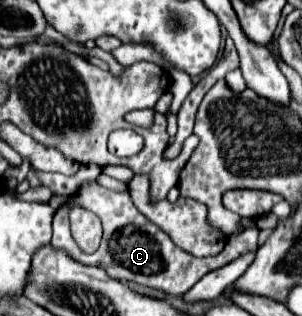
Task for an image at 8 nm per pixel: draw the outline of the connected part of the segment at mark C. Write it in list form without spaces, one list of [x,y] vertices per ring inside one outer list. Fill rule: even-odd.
[[[82,182],[78,190],[72,194],[70,202],[65,207],[60,208],[53,217],[52,221],[52,246],[64,249],[74,260],[86,266],[98,266],[108,272],[110,278],[114,280],[126,280],[126,282],[136,282],[148,288],[162,290],[166,294],[184,294],[188,292],[206,272],[216,270],[232,262],[234,258],[246,254],[248,250],[258,248],[258,228],[248,228],[242,230],[240,234],[232,236],[224,250],[214,256],[214,258],[196,258],[182,248],[178,248],[172,238],[152,224],[134,204],[128,192],[116,192],[110,188],[102,188],[96,182]],[[78,204],[82,208],[88,208],[96,216],[100,216],[104,224],[104,238],[100,248],[94,254],[83,254],[81,250],[75,248],[75,241],[71,234],[69,223],[69,206]]]

